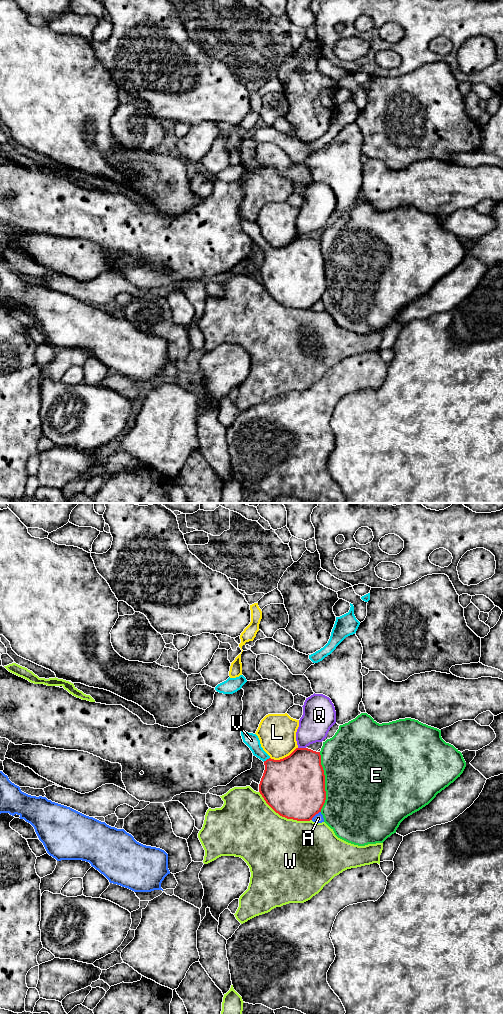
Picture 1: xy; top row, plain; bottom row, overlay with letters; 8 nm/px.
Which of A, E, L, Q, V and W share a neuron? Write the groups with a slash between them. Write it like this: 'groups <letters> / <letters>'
groups A / E / L / Q / V / W

